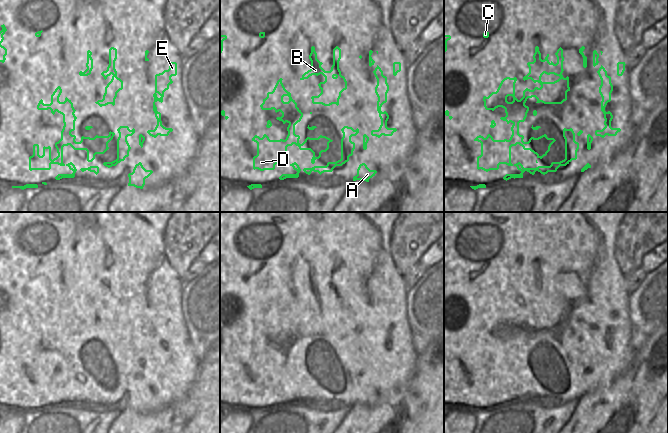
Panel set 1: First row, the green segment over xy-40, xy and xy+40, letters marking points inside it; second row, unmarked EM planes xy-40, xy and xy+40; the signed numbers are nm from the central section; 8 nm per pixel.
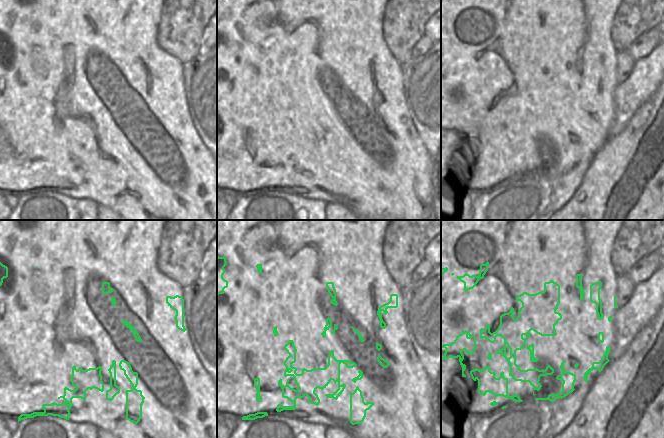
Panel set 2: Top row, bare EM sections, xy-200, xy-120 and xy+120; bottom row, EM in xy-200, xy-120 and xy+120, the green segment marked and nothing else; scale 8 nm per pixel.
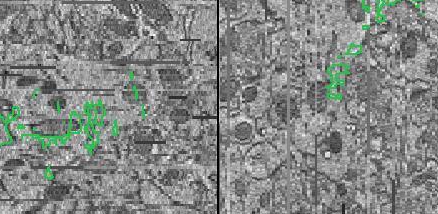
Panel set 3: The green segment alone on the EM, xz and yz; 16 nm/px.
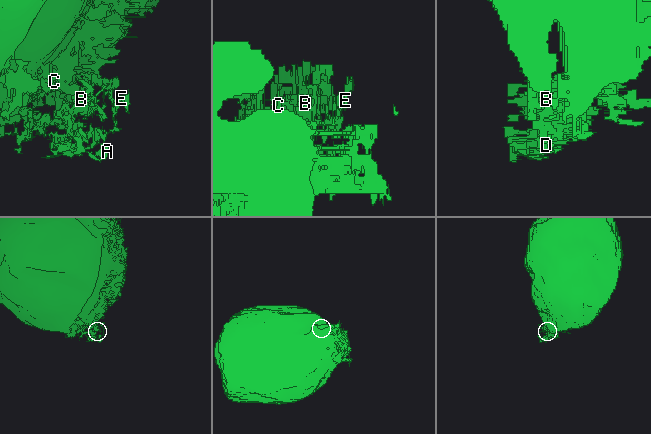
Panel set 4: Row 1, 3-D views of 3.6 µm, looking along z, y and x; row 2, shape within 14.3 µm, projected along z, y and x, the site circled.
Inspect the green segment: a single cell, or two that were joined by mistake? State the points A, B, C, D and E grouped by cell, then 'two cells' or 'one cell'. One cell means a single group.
A B C D E | one cell

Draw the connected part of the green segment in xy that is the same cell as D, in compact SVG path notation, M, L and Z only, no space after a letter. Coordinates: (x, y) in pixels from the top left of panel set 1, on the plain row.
M280 302L273 315L267 317L267 321L263 323L260 329L262 334L272 334L281 336L282 340L276 343L289 348L287 351L288 359L285 364L270 364L264 358L262 362L255 359L252 365L257 367L257 379L253 381L253 393L260 395L274 394L276 388L289 390L287 387L287 371L295 368L300 374L310 374L313 377L311 387L314 388L316 383L321 381L322 376L329 373L330 362L320 359L318 362L307 361L300 368L300 360L295 358L295 349L301 345L303 337L297 331L297 327L292 323L291 317L288 316Z

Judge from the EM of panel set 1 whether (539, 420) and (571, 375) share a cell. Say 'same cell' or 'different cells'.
different cells

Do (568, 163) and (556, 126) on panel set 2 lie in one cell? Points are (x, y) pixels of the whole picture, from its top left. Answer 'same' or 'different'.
same

